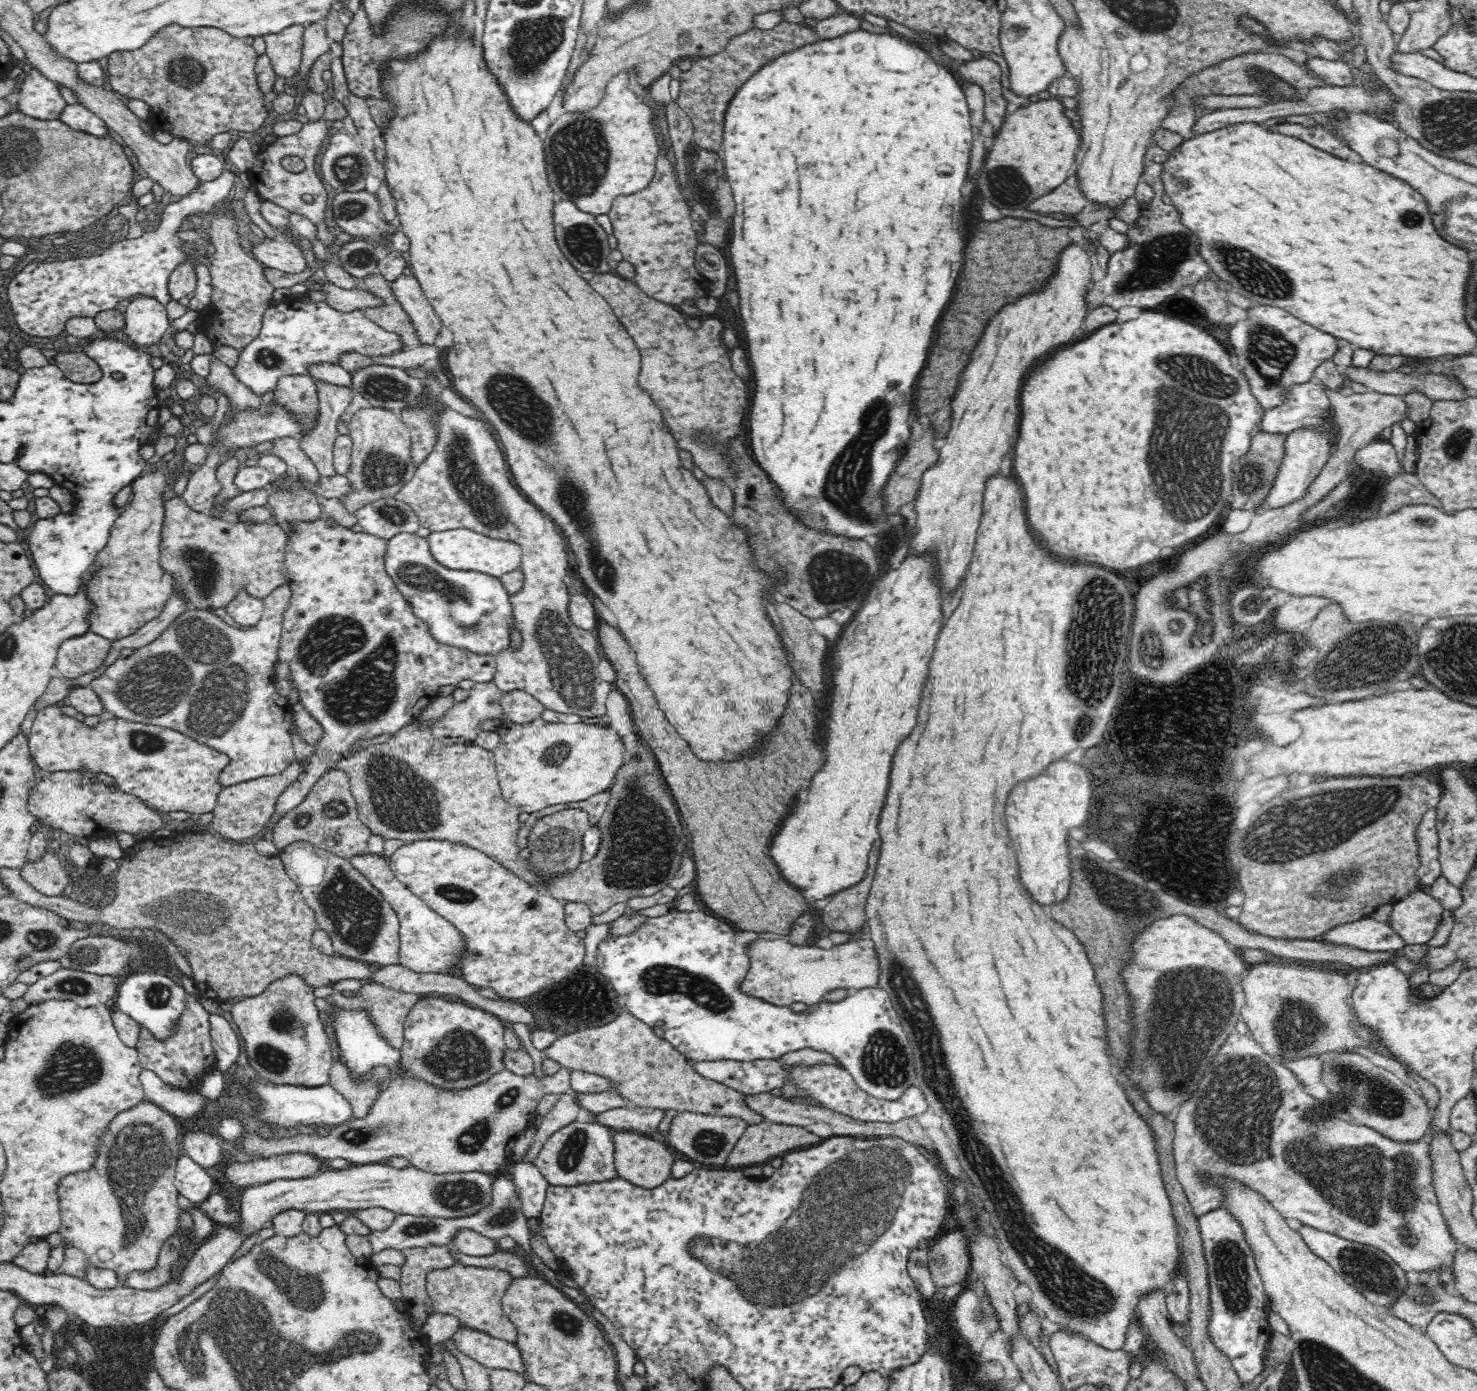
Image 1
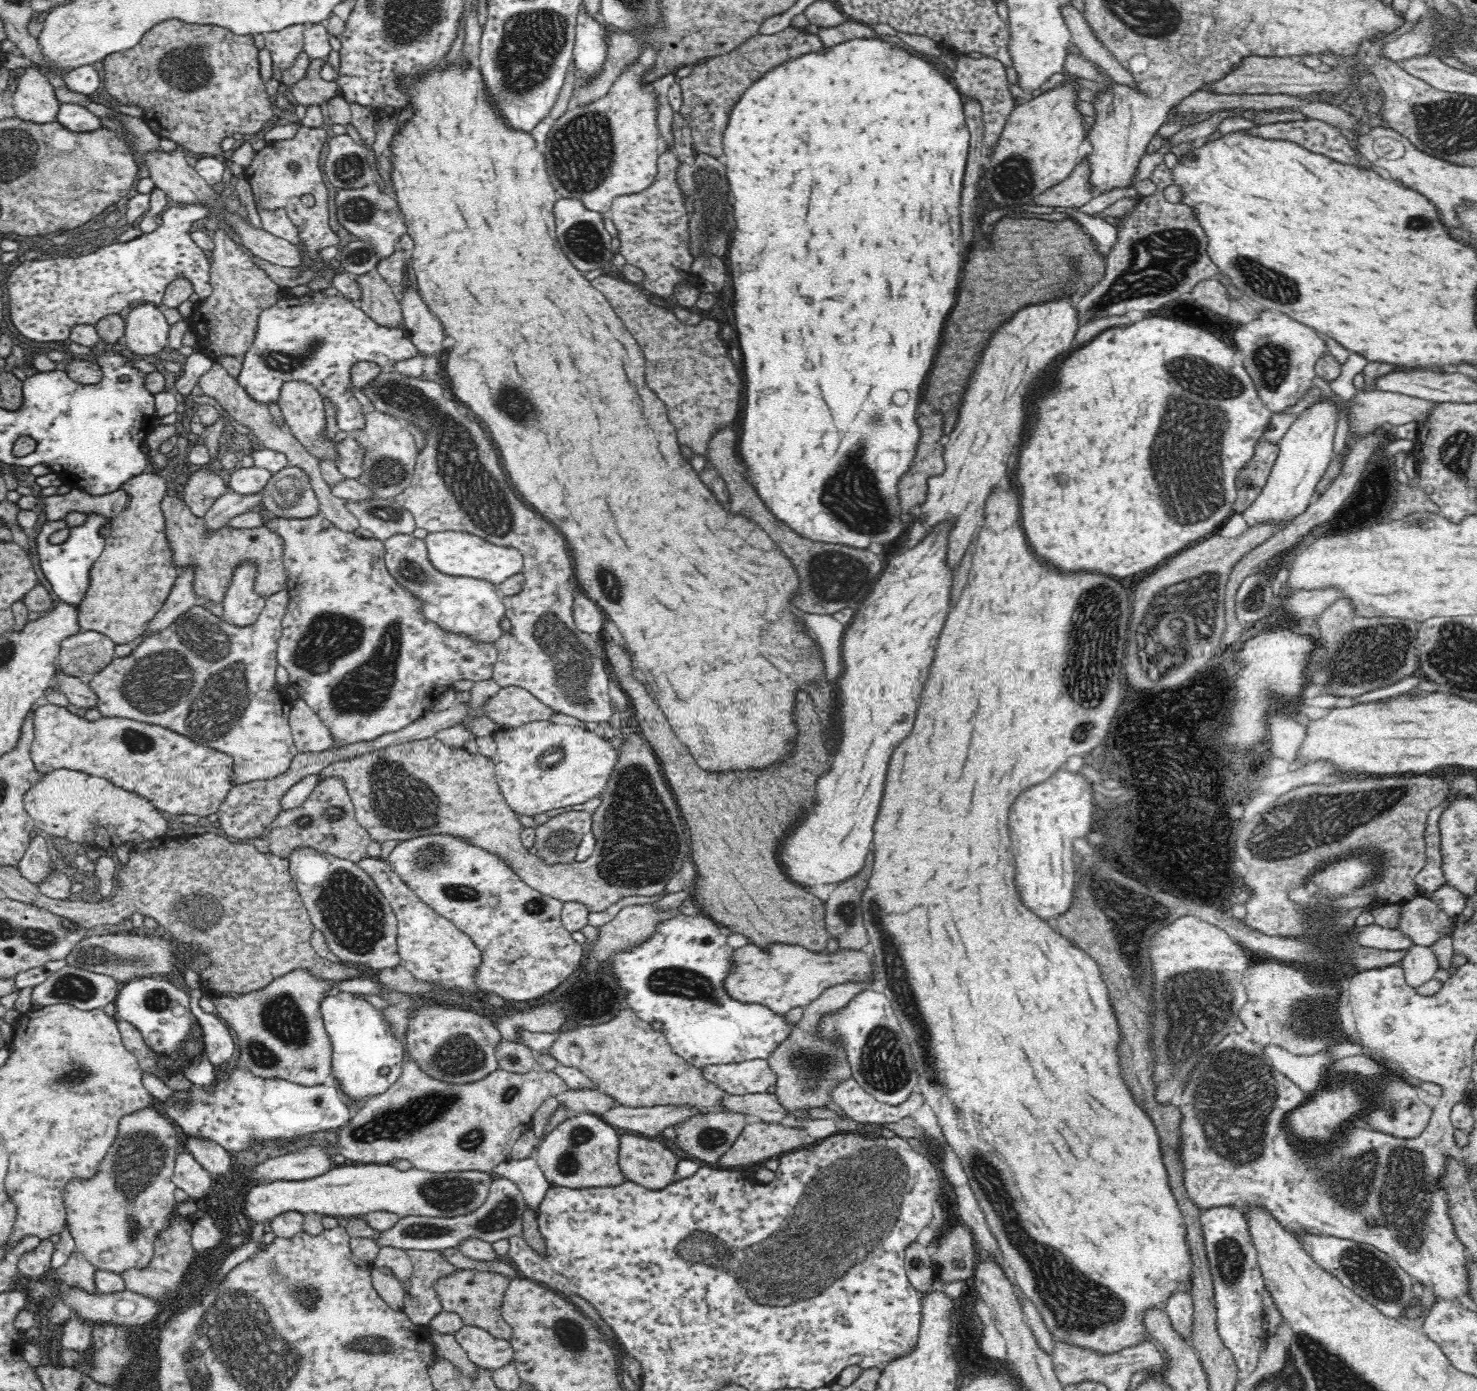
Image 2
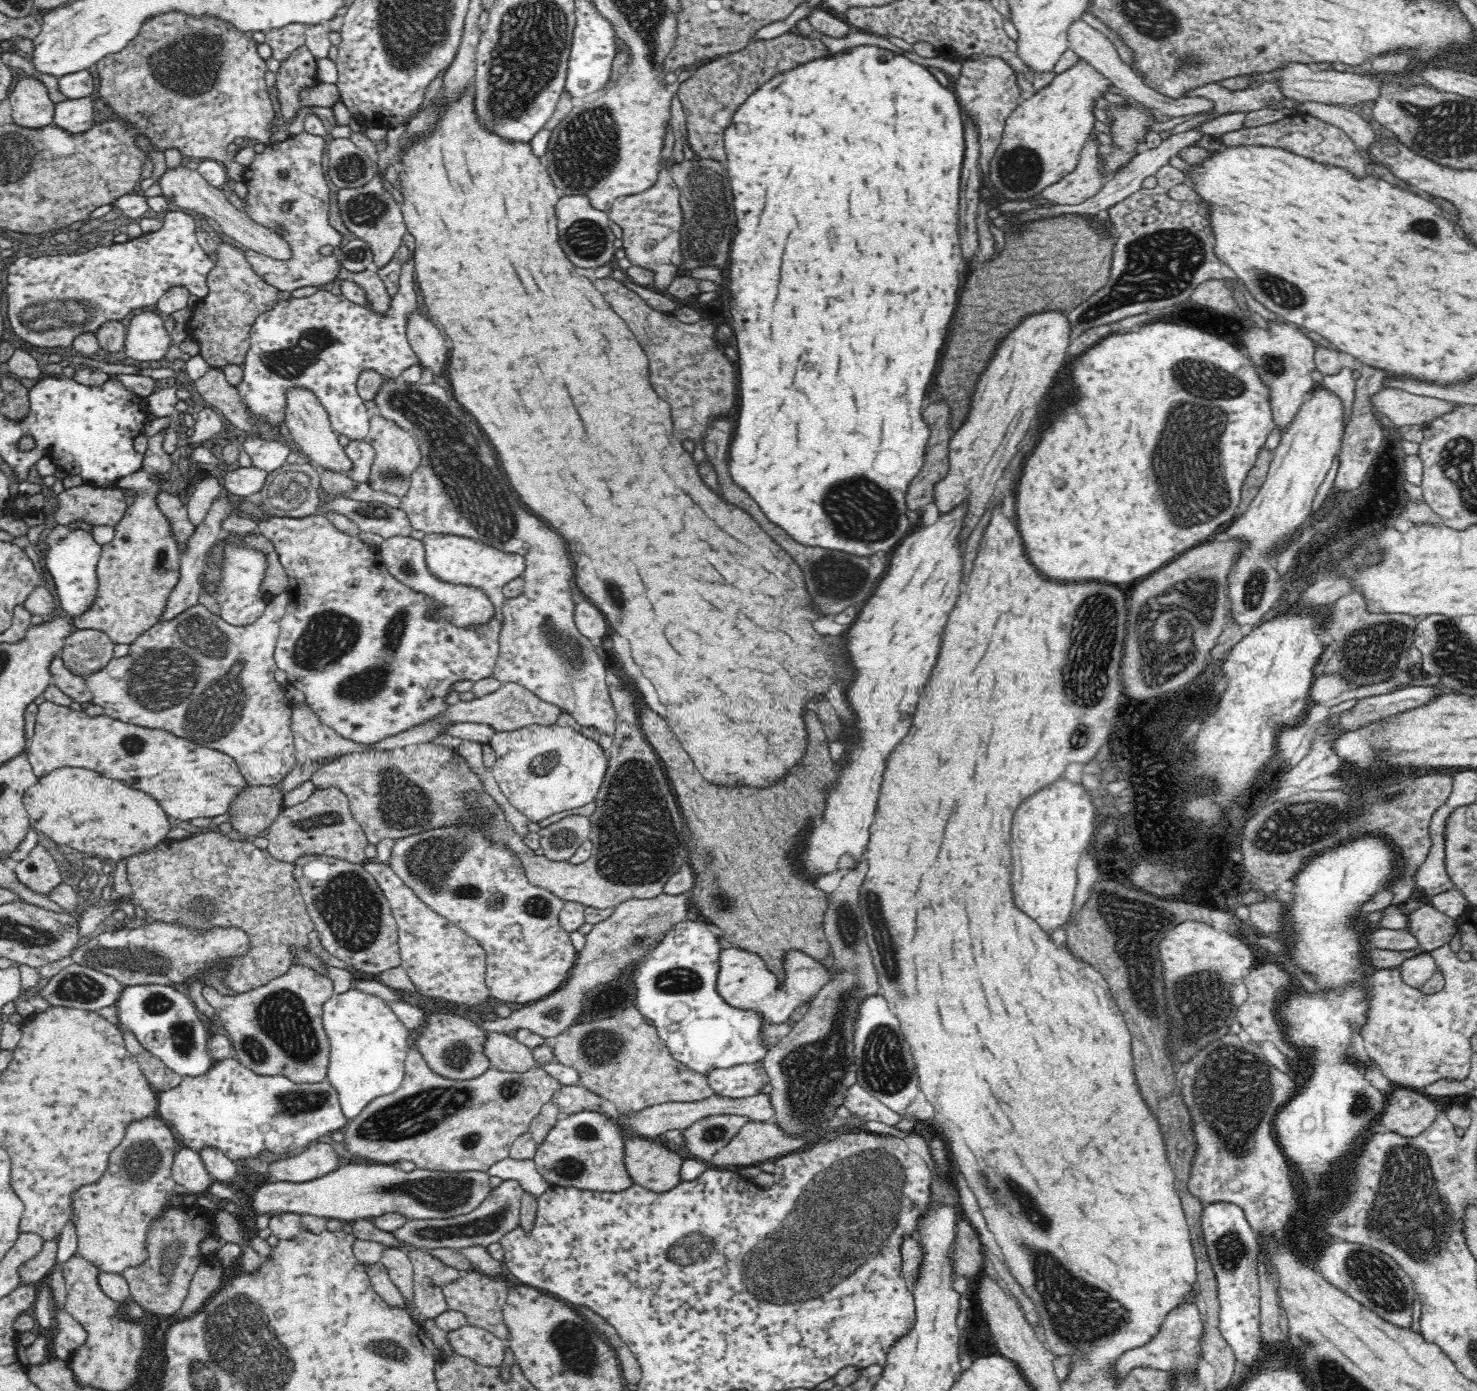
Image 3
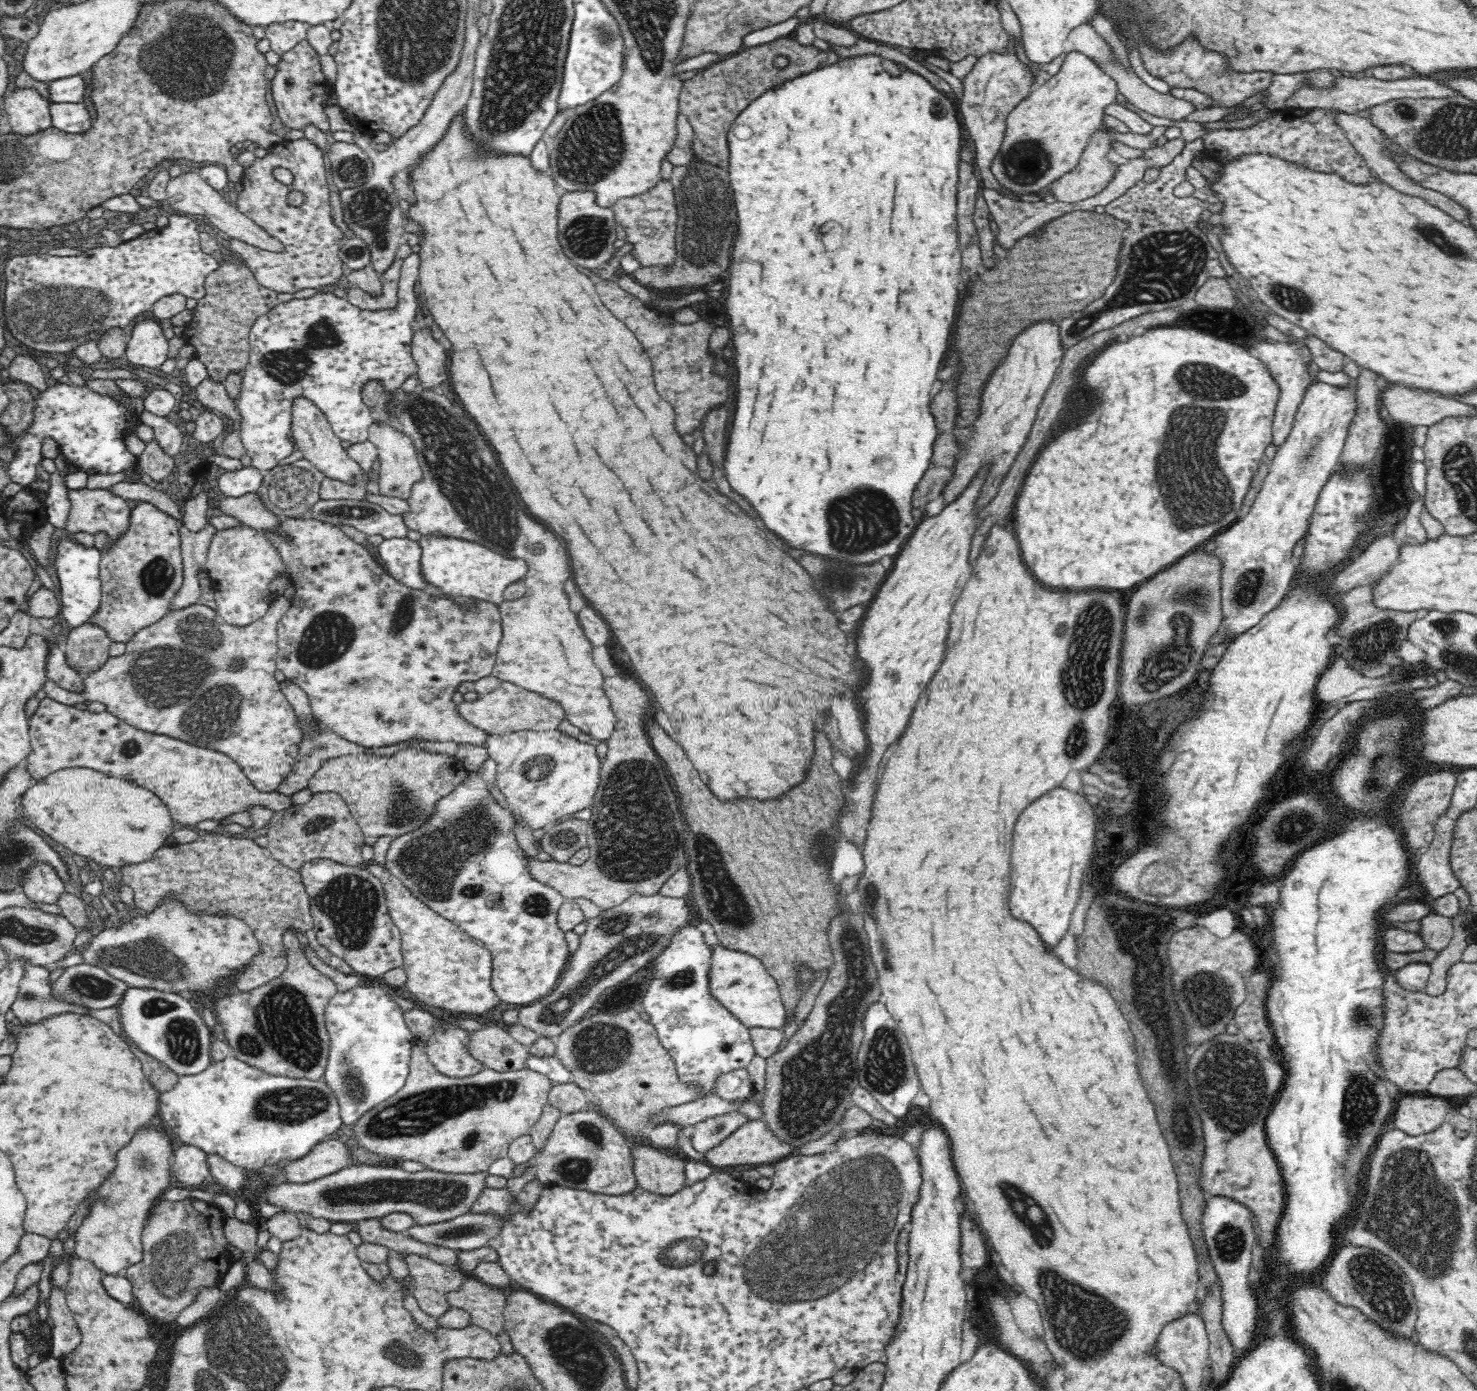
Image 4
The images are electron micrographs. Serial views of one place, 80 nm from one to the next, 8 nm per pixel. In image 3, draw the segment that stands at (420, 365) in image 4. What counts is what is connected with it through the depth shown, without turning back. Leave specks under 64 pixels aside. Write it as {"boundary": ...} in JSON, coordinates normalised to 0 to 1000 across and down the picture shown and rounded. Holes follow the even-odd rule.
{"boundary":[[[283,221],[275,227],[275,234],[277,247],[283,255],[284,261],[298,270],[302,263],[301,245],[303,243],[298,239],[295,231],[284,224]]]}

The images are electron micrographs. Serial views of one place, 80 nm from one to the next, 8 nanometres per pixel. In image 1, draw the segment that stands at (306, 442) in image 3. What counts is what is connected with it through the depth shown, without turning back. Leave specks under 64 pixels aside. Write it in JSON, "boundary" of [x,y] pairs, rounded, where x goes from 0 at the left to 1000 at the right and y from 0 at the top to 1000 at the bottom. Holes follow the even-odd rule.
{"boundary":[[[192,269],[185,280],[186,288],[201,299],[209,310],[216,298],[216,287],[213,272],[208,269]]]}

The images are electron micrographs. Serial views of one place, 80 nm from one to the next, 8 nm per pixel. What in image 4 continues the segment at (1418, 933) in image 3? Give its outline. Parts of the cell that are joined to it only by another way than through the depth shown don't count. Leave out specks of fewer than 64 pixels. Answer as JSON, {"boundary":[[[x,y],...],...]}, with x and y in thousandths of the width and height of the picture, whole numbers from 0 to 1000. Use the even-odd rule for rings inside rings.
{"boundary":[[[970,654],[961,661],[960,672],[963,674],[964,680],[972,684],[976,684],[984,674],[982,660]]]}

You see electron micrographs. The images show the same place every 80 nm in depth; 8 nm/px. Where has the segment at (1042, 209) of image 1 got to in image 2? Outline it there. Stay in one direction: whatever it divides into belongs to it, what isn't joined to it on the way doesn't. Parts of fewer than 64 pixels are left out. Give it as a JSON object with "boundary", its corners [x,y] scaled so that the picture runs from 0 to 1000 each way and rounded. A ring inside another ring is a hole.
{"boundary":[[[733,114],[723,128],[701,141],[698,147],[713,150],[731,150],[742,142],[737,129],[737,116]]]}

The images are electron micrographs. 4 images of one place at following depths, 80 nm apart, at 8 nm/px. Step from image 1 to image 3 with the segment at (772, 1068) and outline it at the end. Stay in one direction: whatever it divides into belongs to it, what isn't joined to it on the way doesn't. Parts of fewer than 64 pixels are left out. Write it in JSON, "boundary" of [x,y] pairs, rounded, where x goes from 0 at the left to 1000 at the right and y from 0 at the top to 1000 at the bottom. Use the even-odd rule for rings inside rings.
{"boundary":[[[516,762],[509,765],[498,765],[494,768],[485,768],[478,772],[485,786],[494,789],[505,789],[516,786],[522,776]],[[581,779],[577,779],[573,784],[570,794],[575,799],[577,802],[580,802],[585,806],[593,805],[593,807],[599,807],[601,809],[605,809],[609,804],[612,804],[611,801],[605,799],[598,792],[592,789]]]}

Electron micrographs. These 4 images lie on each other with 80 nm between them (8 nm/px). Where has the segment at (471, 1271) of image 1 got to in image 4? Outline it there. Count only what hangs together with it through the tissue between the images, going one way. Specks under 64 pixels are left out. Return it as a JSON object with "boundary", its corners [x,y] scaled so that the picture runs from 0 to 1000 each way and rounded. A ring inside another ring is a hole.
{"boundary":[[[318,915],[314,917],[314,921],[311,927],[303,930],[303,936],[305,940],[317,942],[317,945],[319,946],[320,953],[328,955],[335,960],[341,958],[341,940],[343,937],[341,926],[332,925]]]}

